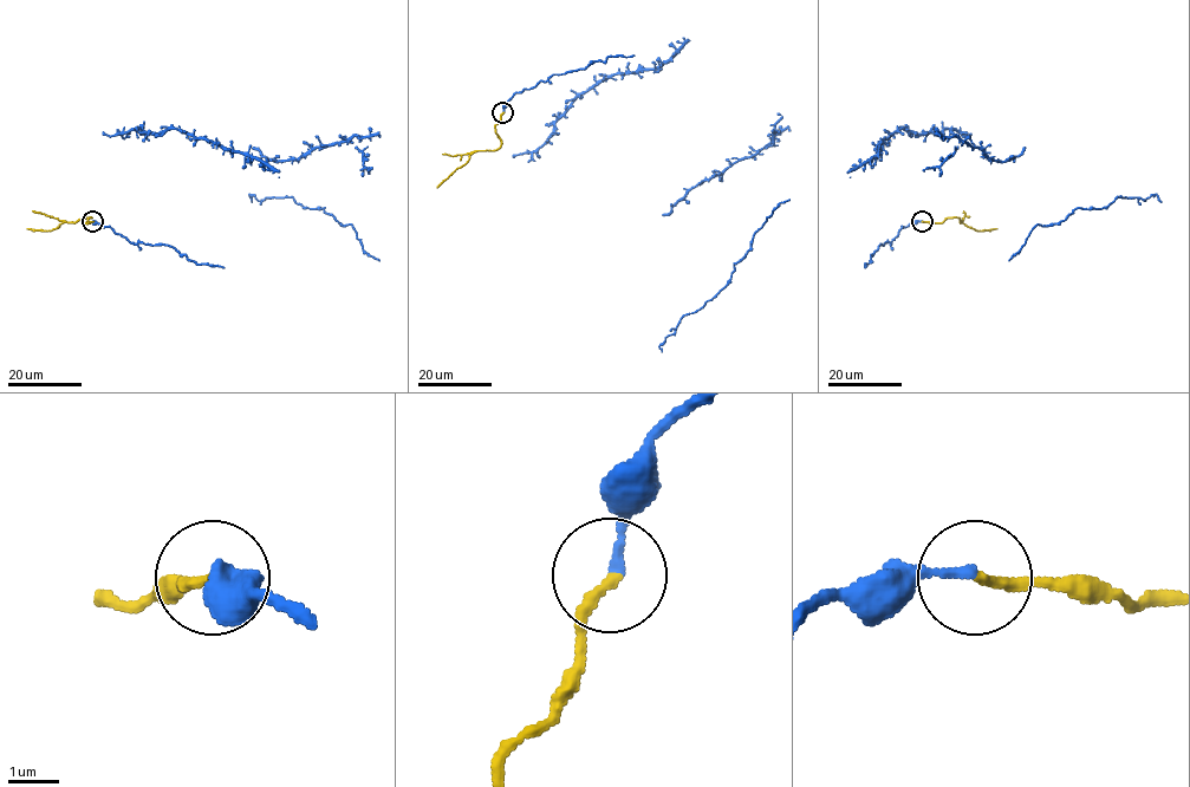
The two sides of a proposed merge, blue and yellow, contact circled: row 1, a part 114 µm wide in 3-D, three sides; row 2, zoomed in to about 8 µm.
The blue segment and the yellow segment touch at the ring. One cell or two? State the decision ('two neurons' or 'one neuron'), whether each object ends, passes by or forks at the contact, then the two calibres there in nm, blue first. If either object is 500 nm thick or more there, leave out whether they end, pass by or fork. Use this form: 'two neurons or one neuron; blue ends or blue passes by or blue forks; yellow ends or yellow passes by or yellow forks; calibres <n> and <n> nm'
two neurons; blue ends; yellow ends; calibres 180 and 200 nm

